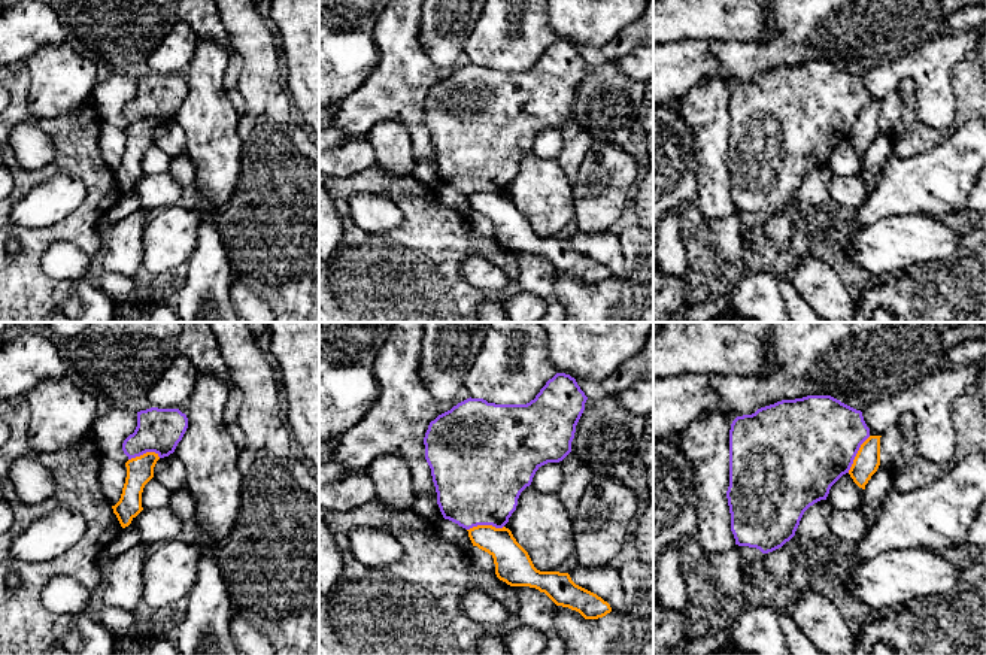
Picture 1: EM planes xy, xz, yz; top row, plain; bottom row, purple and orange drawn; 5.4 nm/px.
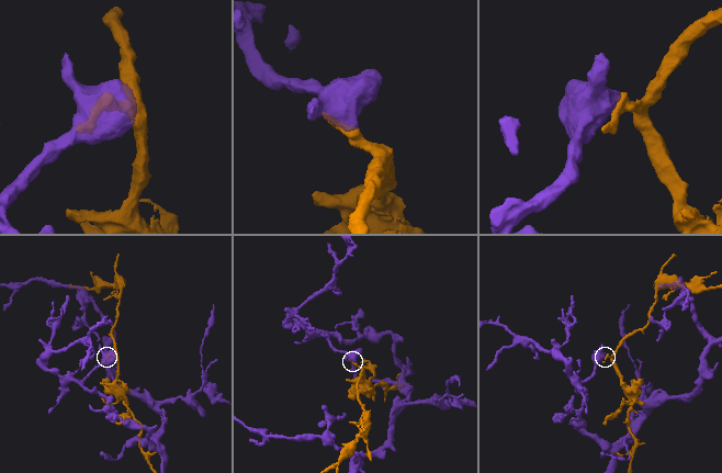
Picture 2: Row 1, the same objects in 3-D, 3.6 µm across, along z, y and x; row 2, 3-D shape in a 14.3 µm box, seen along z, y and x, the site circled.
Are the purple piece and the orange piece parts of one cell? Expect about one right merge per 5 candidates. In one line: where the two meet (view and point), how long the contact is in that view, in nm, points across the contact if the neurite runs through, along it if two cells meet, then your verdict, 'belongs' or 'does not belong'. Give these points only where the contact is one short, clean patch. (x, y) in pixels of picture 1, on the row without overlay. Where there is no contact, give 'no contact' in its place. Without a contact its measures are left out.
contact xz (485, 190); length 200 nm; does not belong

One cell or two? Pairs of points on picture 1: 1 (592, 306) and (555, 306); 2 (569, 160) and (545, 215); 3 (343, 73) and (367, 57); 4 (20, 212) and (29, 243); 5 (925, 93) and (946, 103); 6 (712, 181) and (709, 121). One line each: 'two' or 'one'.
1: two
2: two
3: one
4: two
5: one
6: one

